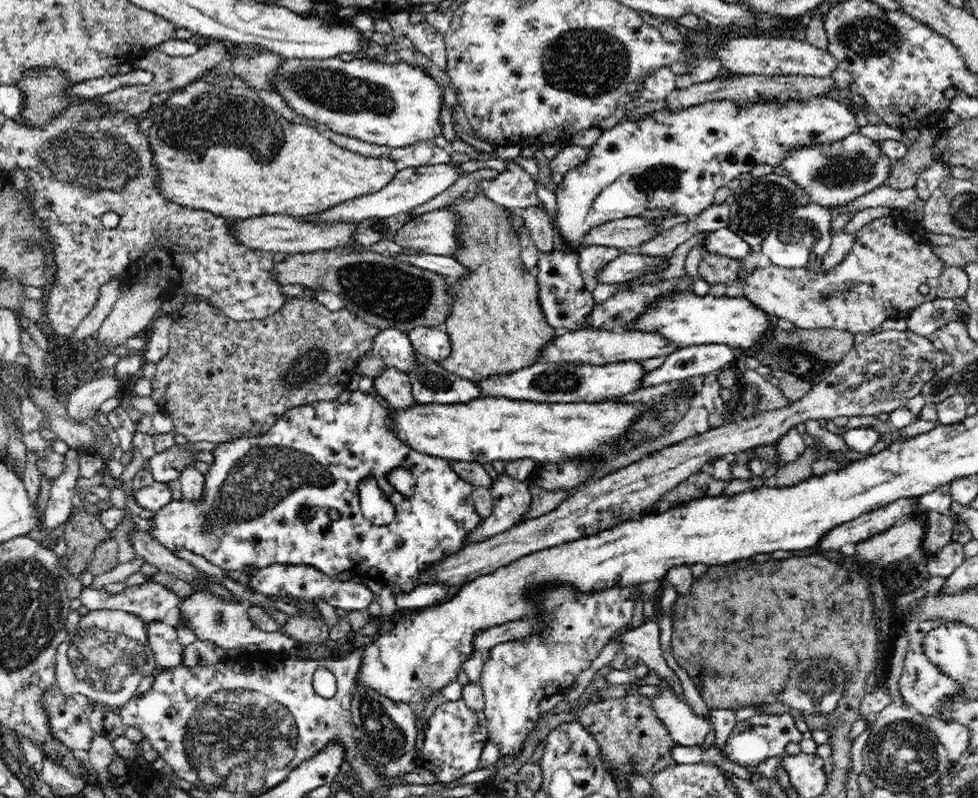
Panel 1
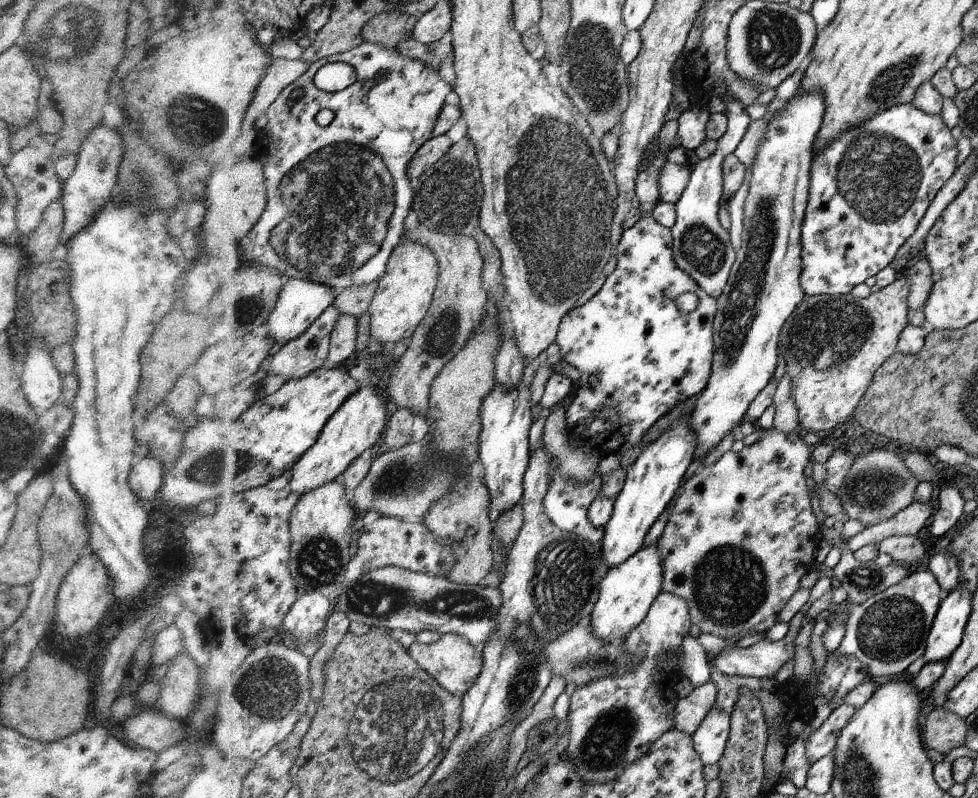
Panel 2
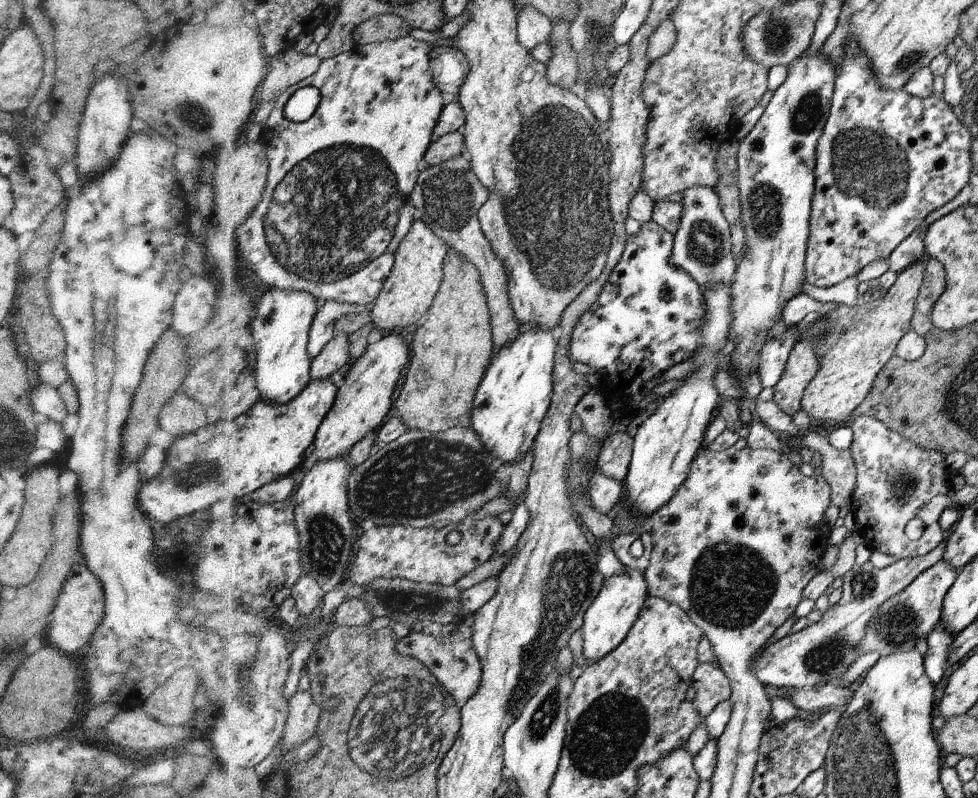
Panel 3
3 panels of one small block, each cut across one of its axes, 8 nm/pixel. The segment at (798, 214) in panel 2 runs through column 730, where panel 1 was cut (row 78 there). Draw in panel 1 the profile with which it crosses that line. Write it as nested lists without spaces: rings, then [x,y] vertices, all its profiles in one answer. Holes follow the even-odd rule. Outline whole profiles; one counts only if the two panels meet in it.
[[[367,57],[342,59],[288,59],[284,58],[274,74],[274,89],[284,102],[298,115],[324,124],[336,134],[356,138],[370,144],[404,148],[416,142],[434,141],[443,136],[440,118],[442,88],[434,78],[426,76],[420,67],[412,68],[410,62],[390,64]]]

